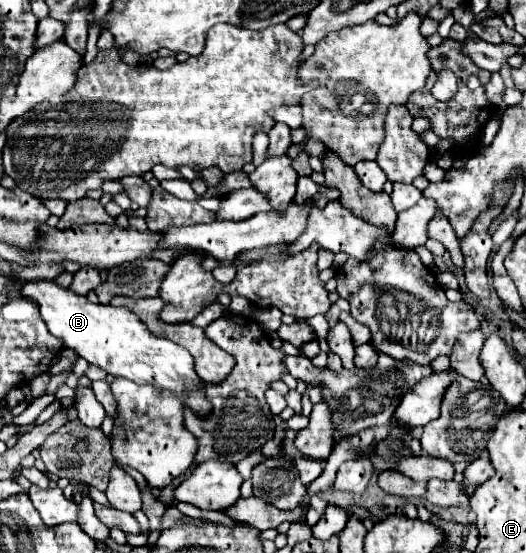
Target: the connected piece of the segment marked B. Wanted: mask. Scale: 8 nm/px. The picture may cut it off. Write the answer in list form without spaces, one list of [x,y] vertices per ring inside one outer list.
[[[54,279],[22,281],[20,293],[40,305],[48,331],[54,337],[60,337],[68,349],[76,351],[88,363],[102,367],[114,377],[126,377],[138,385],[152,383],[156,389],[170,389],[178,393],[182,403],[198,415],[206,415],[210,411],[210,403],[202,391],[202,379],[194,373],[192,355],[170,339],[154,335],[128,307],[112,307],[102,303],[94,305],[88,297],[60,287]]]

